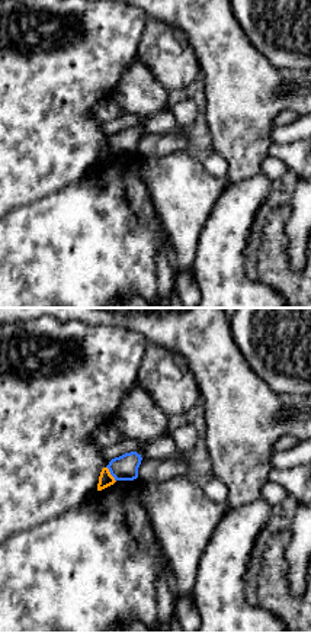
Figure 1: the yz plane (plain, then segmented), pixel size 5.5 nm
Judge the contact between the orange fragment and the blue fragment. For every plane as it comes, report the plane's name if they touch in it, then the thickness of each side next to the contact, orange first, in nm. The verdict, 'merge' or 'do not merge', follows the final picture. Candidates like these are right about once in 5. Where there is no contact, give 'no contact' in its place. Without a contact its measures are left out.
contact in yz; calibres 80 and 140 nm

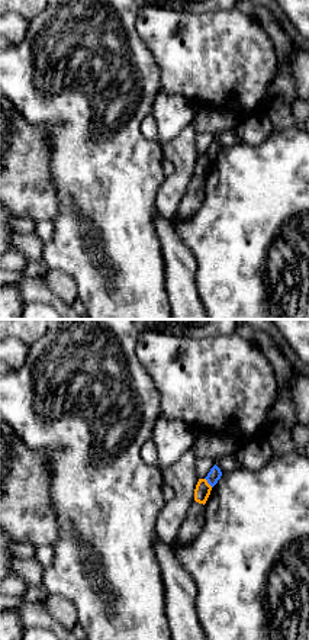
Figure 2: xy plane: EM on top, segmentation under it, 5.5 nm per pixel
contact in xy; calibres 90 and 70 nm

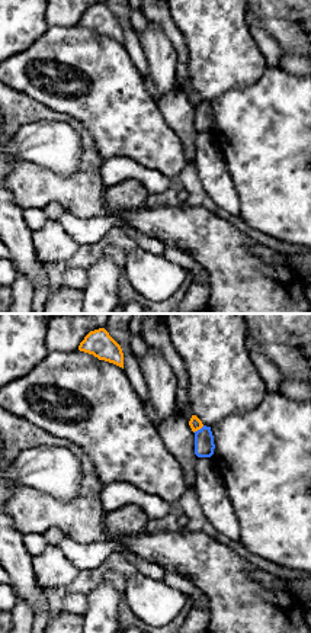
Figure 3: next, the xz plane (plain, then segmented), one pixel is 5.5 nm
contact in xz; calibres 70 and 110 nm

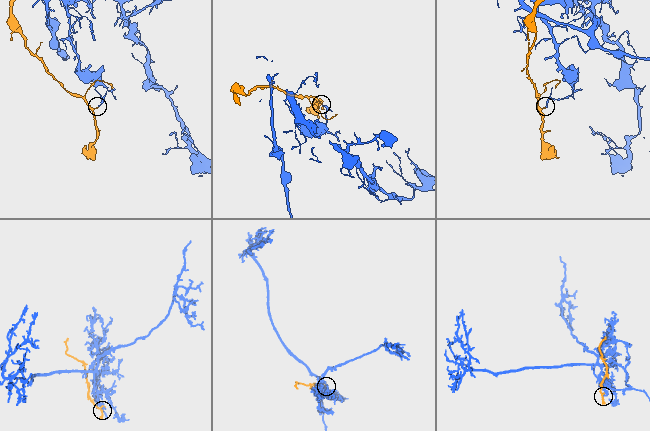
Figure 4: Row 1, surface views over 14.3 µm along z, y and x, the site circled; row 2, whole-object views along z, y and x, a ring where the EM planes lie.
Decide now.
do not merge

